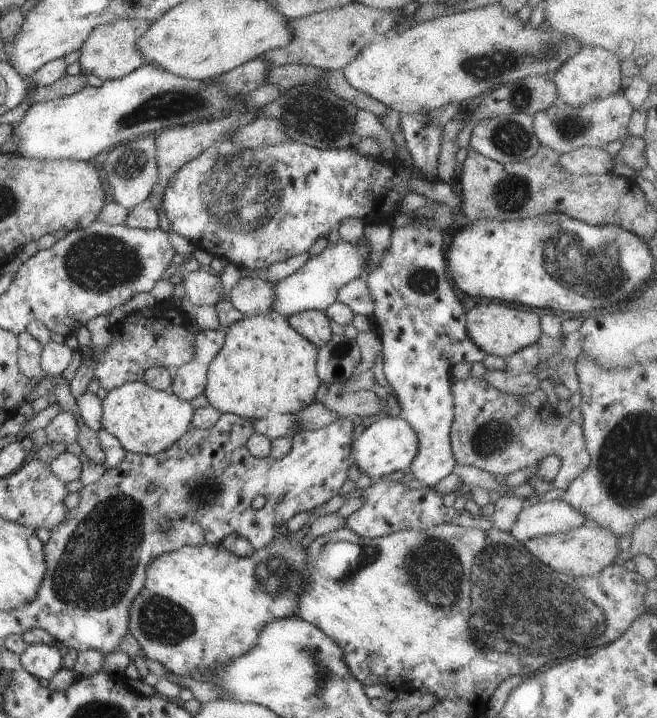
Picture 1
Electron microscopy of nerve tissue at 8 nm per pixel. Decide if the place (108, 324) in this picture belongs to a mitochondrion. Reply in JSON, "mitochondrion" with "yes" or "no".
{"mitochondrion":"no"}

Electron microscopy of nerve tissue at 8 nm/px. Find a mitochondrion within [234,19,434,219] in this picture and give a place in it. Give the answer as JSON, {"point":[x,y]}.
{"point":[327,114]}

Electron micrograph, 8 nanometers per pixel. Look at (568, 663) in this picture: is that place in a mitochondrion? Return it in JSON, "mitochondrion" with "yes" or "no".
{"mitochondrion":"yes"}

